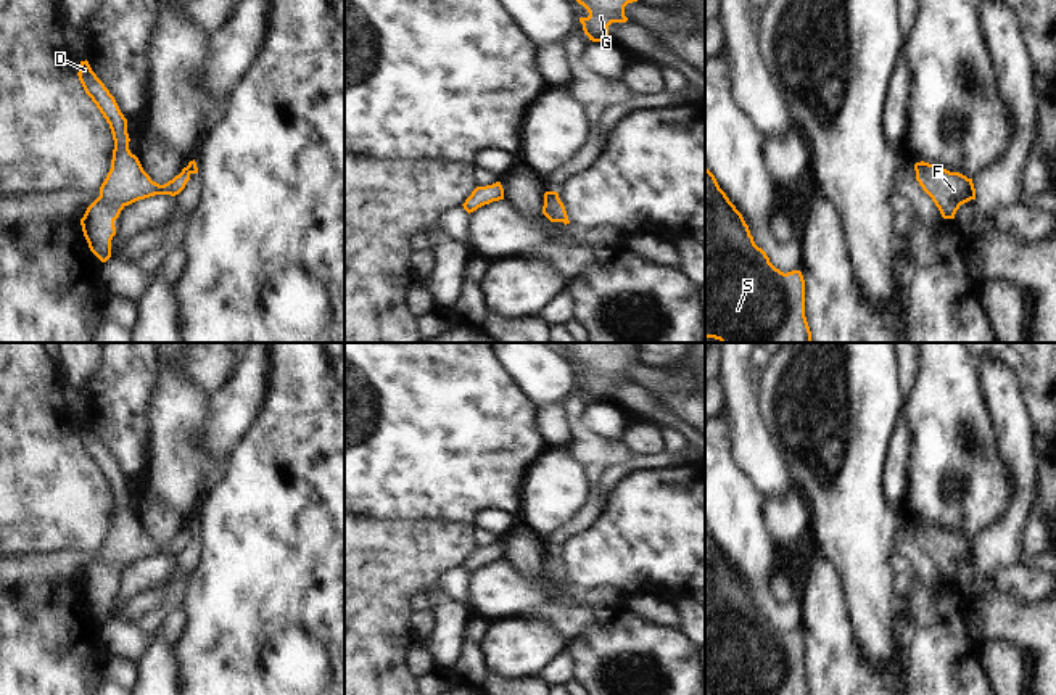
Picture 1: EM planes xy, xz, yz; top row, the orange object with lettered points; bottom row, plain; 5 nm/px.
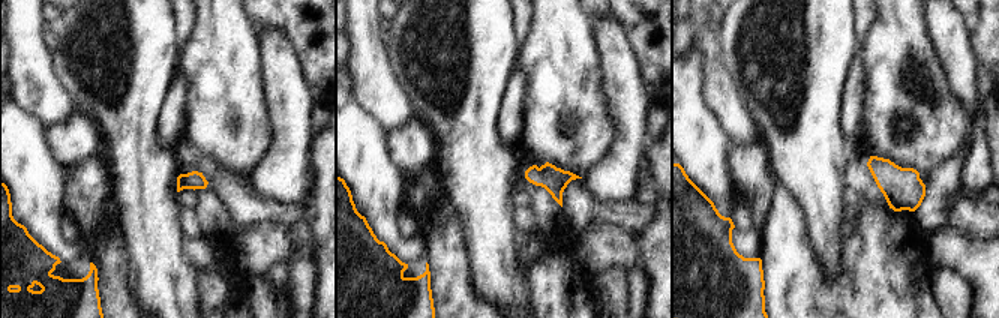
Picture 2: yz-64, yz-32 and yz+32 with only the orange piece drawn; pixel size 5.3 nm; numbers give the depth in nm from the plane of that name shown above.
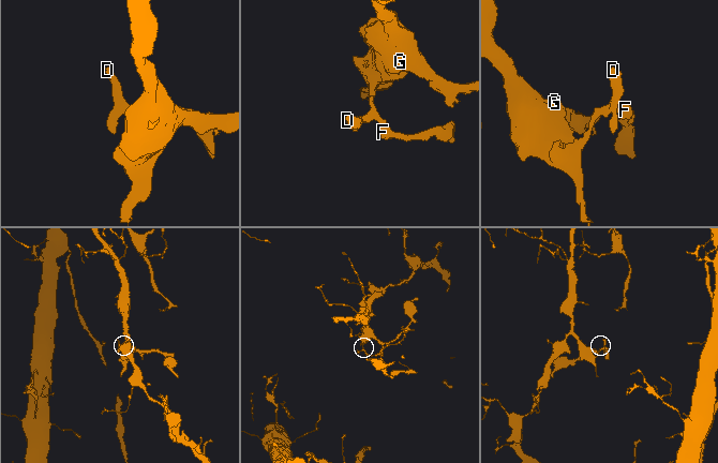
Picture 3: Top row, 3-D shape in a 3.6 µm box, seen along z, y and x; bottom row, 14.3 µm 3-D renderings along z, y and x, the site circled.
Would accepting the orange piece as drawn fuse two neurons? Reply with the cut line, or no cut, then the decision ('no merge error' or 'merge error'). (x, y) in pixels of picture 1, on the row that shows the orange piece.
no cut; no merge error

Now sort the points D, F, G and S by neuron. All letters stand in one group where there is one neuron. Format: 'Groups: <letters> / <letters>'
Groups: D F G S.

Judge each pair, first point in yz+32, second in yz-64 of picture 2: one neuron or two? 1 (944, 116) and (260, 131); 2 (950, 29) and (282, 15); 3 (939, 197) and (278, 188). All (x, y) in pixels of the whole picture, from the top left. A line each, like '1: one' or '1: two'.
1: one
2: two
3: one

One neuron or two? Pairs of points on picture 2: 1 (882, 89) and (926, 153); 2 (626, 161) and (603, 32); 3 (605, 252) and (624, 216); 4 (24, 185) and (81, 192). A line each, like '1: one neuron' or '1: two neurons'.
1: one neuron
2: one neuron
3: two neurons
4: two neurons

